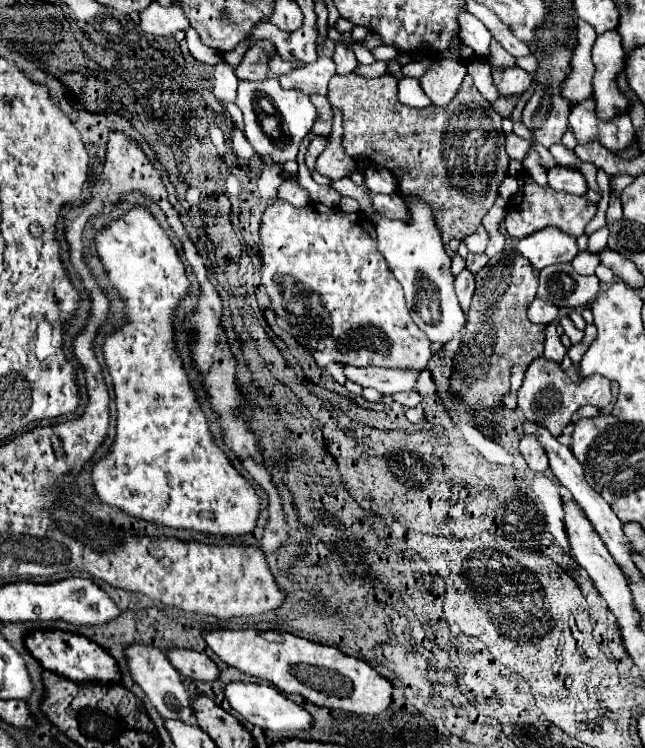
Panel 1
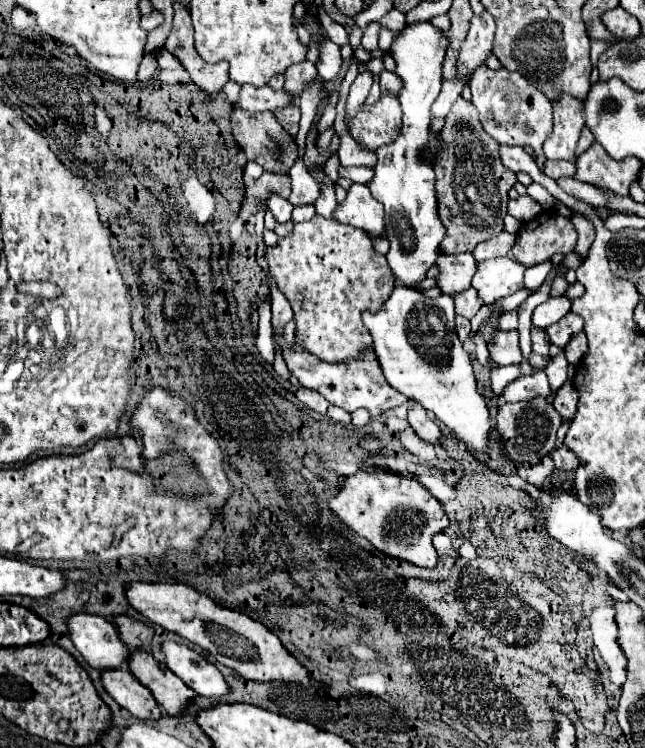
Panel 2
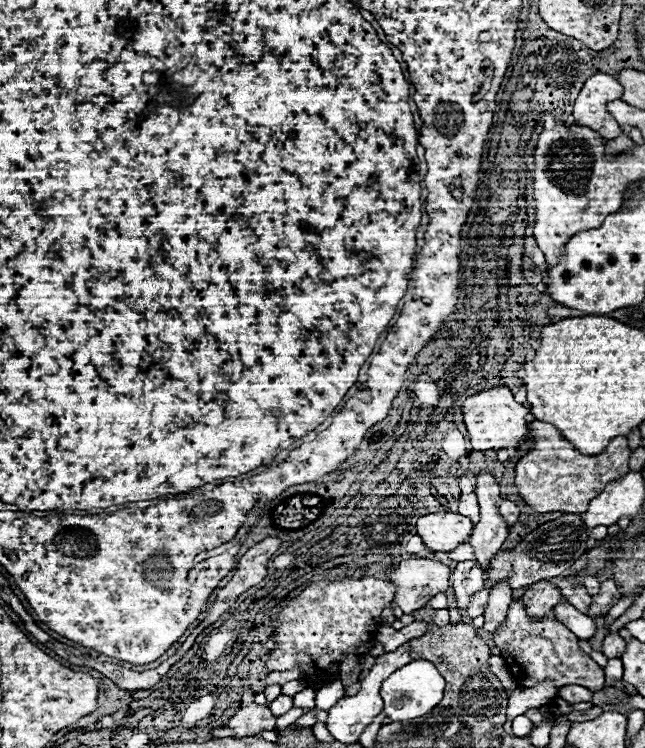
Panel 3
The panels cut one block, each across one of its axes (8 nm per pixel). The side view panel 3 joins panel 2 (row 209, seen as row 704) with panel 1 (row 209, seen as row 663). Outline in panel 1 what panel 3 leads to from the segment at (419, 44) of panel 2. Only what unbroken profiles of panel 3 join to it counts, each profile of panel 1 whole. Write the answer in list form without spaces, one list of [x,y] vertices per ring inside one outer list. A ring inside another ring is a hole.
[[[406,198],[404,200],[406,206],[410,208],[412,212],[412,222],[406,224],[406,222],[400,222],[400,220],[388,220],[384,216],[374,216],[374,228],[378,232],[378,250],[380,254],[384,256],[390,272],[394,274],[394,278],[402,284],[404,292],[406,292],[406,304],[408,304],[408,310],[410,310],[410,316],[412,320],[416,322],[416,326],[432,340],[432,342],[438,342],[438,344],[446,344],[454,338],[456,332],[462,330],[464,326],[464,312],[460,308],[460,302],[458,302],[458,296],[454,292],[454,276],[450,274],[450,256],[446,254],[444,250],[444,244],[440,240],[440,232],[436,230],[436,224],[432,222],[432,210],[426,202],[418,202],[416,198]]]

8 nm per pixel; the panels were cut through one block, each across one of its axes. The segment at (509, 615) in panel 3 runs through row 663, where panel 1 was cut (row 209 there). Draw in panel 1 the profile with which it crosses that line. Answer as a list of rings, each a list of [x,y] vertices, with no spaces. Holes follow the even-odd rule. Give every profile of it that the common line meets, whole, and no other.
[[[522,174],[520,176],[520,182],[522,182],[522,188],[520,192],[516,194],[518,198],[518,206],[512,206],[506,214],[506,230],[512,238],[524,238],[524,236],[530,236],[532,232],[540,230],[540,228],[546,228],[546,226],[556,226],[560,230],[564,230],[566,234],[578,238],[584,234],[584,228],[586,224],[594,218],[596,214],[596,204],[588,204],[584,202],[582,196],[574,196],[574,194],[564,194],[564,192],[556,192],[552,188],[546,188],[546,186],[540,186],[536,184],[528,174]]]

